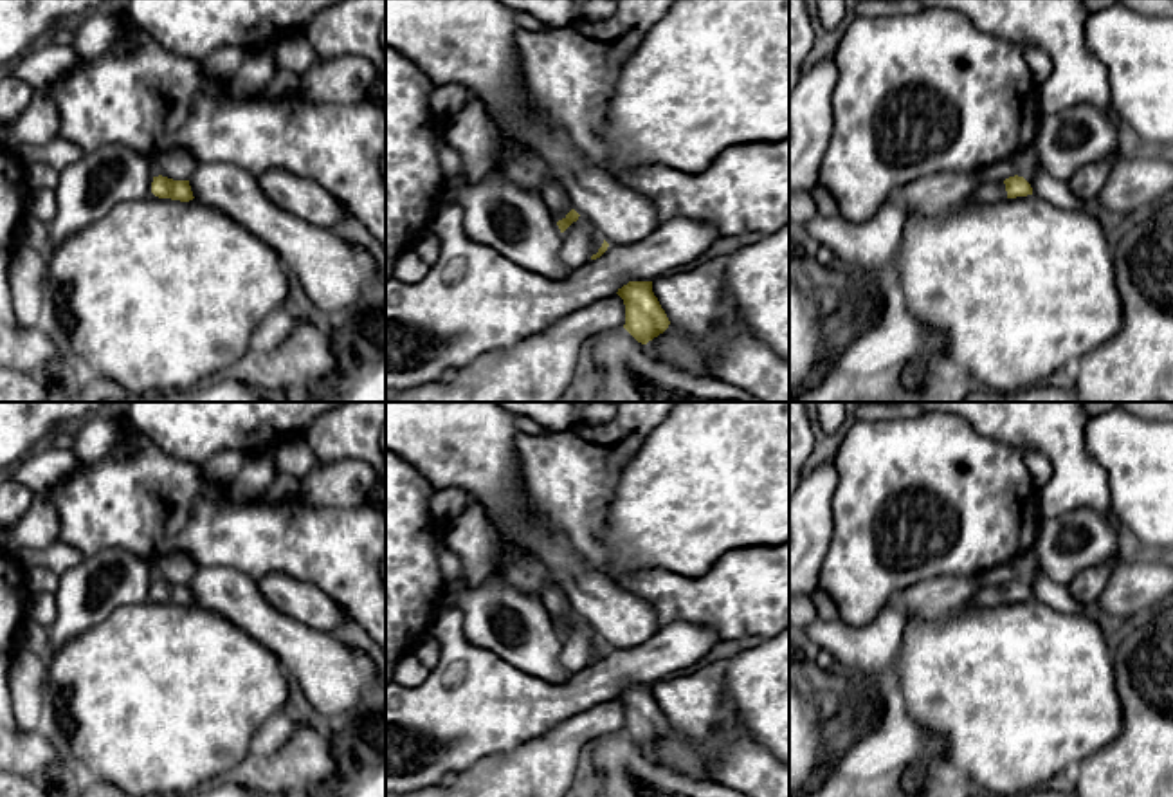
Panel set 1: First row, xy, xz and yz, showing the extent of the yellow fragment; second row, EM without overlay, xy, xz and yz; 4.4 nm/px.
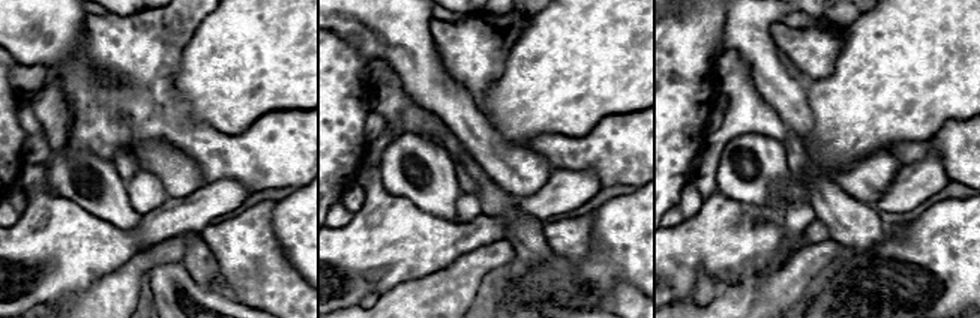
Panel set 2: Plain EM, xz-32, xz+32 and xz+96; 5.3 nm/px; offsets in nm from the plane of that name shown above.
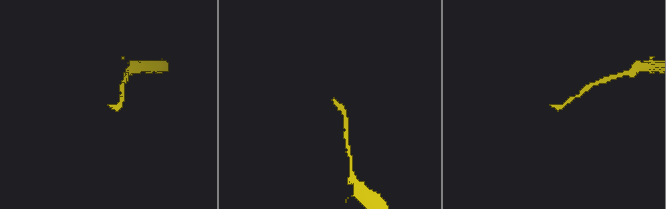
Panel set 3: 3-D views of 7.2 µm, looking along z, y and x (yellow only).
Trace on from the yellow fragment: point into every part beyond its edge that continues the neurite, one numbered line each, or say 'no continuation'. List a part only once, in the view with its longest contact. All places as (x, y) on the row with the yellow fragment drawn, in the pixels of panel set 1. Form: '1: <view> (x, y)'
1: yz (990, 192)

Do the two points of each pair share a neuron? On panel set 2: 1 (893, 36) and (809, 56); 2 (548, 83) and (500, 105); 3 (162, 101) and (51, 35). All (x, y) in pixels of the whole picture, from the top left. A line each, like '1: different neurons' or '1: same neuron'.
1: different neurons
2: same neuron
3: different neurons

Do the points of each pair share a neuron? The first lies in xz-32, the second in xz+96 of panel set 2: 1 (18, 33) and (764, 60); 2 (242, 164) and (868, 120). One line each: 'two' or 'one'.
1: one
2: two

